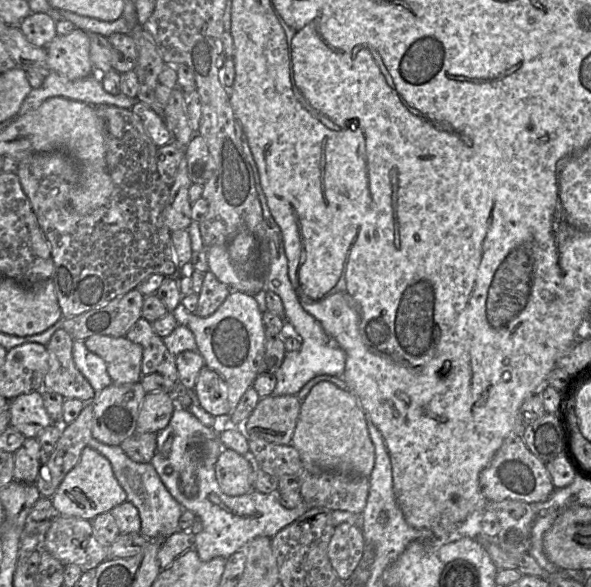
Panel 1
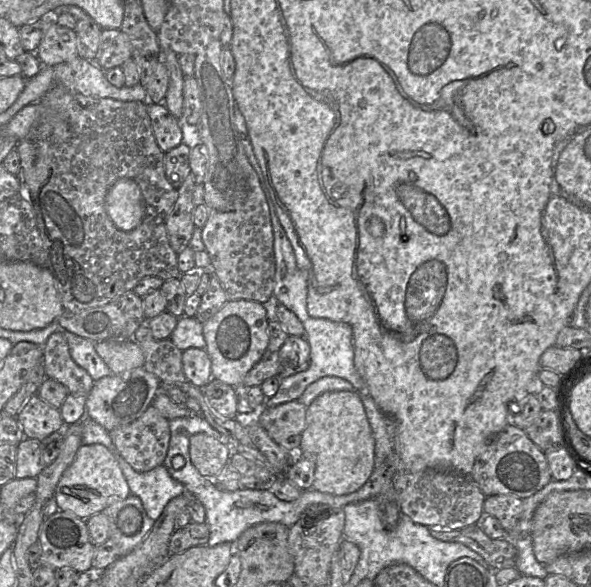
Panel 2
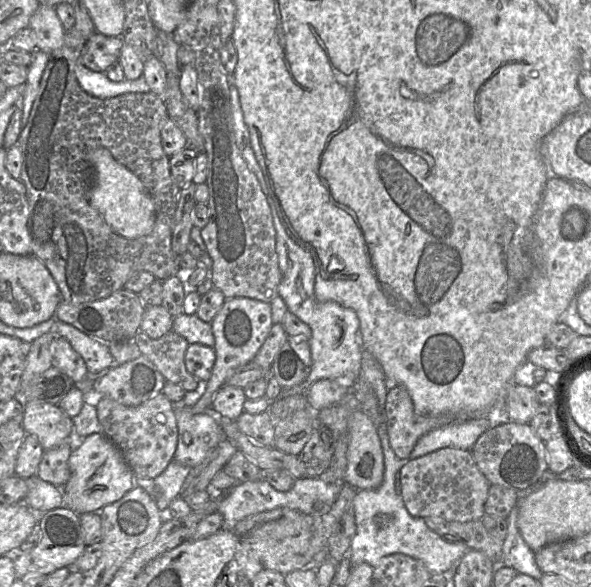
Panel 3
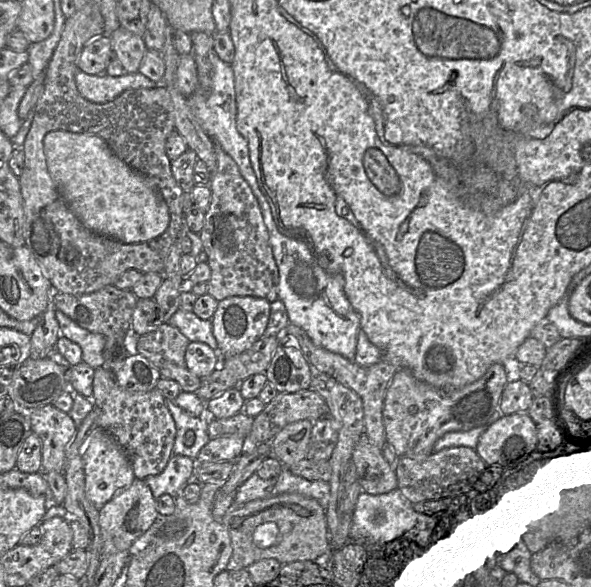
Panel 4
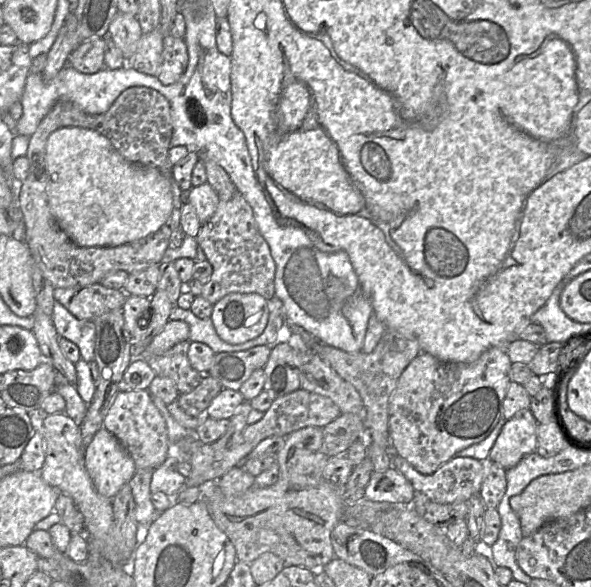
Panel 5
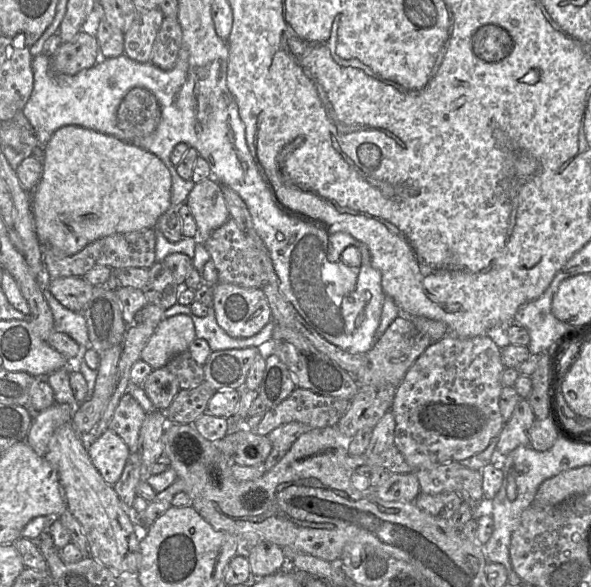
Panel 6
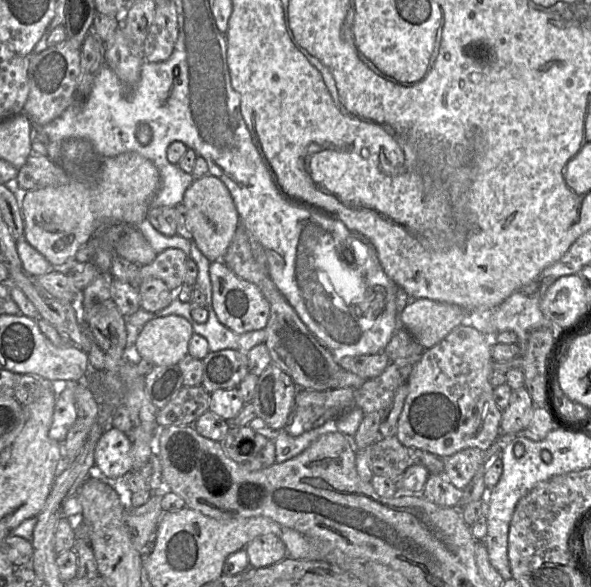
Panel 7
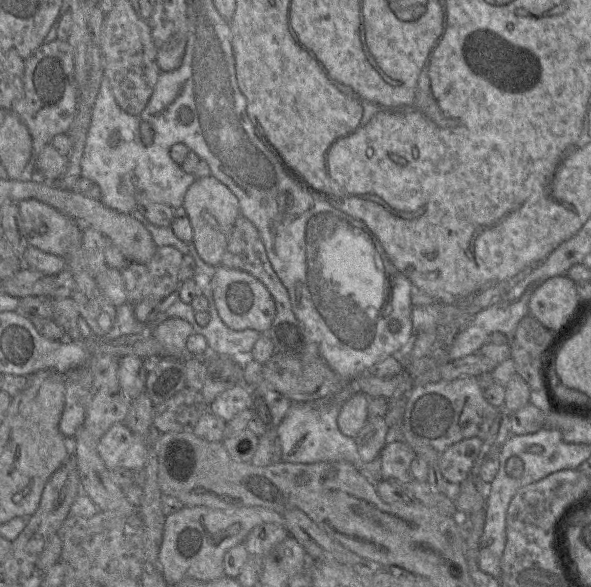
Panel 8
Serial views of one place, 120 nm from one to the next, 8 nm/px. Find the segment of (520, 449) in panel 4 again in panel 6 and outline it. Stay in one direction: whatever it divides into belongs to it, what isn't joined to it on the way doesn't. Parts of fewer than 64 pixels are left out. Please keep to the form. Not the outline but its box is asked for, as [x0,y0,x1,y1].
[496,398,535,456]

